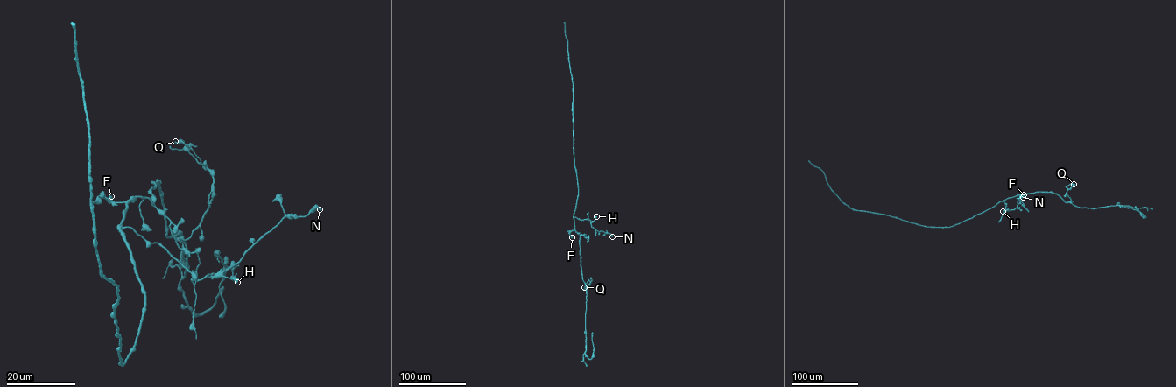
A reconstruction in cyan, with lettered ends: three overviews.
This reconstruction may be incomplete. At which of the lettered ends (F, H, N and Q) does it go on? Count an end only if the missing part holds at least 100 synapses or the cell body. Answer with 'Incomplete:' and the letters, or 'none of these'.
Incomplete: none of these

